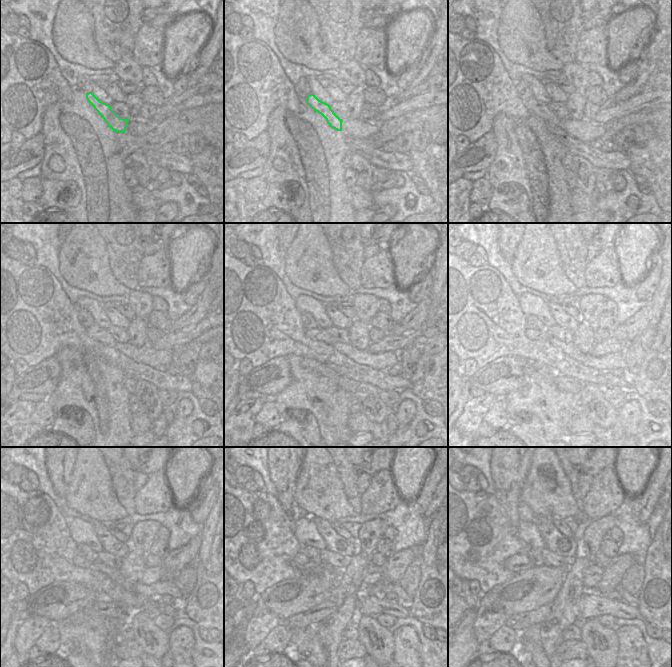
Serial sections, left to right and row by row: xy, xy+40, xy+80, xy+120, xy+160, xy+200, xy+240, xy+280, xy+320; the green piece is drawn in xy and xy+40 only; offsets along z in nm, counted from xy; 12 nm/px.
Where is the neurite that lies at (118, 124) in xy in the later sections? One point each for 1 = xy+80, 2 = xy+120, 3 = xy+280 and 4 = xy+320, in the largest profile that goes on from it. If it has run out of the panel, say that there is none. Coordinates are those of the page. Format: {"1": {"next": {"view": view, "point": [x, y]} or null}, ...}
{"1": {"next": {"view": "xy+80", "point": [542, 110]}}, "2": {"next": {"view": "xy+120", "point": [95, 332]}}, "3": {"next": {"view": "xy+280", "point": [300, 561]}}, "4": {"next": {"view": "xy+320", "point": [518, 562]}}}

